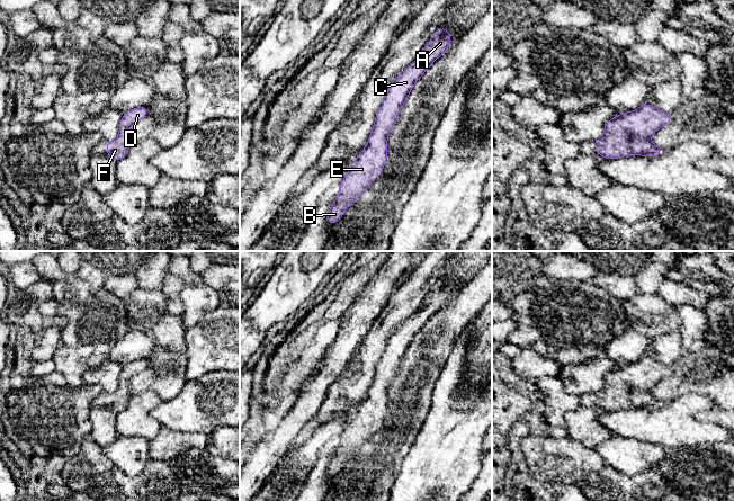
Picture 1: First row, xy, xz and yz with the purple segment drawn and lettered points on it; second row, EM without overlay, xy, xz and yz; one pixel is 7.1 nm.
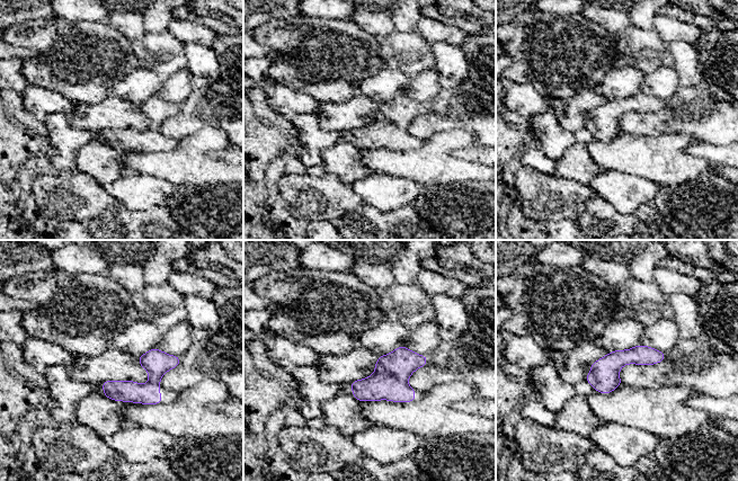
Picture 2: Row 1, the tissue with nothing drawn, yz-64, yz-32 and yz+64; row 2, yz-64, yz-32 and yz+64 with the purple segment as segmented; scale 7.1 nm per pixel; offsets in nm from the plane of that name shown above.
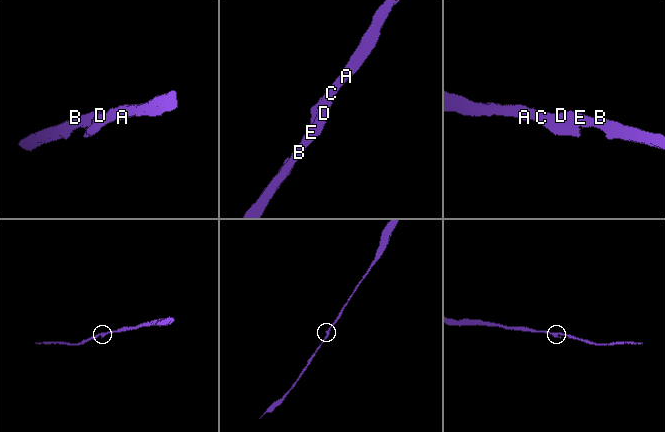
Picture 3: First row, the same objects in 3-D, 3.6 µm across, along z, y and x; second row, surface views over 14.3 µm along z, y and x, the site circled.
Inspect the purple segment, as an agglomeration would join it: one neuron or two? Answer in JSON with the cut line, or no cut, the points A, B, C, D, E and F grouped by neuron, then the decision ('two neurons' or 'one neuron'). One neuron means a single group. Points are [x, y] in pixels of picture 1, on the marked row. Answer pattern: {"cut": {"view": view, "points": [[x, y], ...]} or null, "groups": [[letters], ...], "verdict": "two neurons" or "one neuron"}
{"cut": null, "groups": [["A", "B", "C", "D", "E", "F"]], "verdict": "one neuron"}

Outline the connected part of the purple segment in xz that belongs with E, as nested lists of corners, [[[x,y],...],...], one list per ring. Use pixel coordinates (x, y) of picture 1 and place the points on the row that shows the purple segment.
[[[441,28],[427,43],[420,56],[401,72],[391,83],[383,106],[375,116],[374,128],[367,146],[352,162],[350,170],[339,186],[339,196],[328,215],[328,223],[338,222],[348,206],[378,178],[387,159],[387,138],[394,126],[404,101],[410,95],[414,83],[422,77],[428,68],[441,56],[451,43],[448,30]]]

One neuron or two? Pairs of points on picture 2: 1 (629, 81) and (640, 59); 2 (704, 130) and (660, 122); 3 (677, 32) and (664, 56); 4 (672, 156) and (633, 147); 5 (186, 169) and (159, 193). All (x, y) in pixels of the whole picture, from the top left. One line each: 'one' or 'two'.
1: two
2: one
3: two
4: one
5: two

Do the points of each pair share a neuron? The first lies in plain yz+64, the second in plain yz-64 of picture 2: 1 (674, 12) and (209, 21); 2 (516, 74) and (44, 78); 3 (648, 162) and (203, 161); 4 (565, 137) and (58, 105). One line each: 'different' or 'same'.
1: same
2: same
3: same
4: different

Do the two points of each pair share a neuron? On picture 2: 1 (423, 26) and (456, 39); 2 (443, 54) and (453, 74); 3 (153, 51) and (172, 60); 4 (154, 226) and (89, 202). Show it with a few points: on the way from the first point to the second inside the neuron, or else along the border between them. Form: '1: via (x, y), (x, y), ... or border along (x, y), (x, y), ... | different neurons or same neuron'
1: via (430, 29), (448, 34) | same neuron
2: via (447, 59), (451, 62), (452, 70) | same neuron
3: via (158, 52), (168, 56) | same neuron
4: border along (119, 204), (107, 207), (97, 216), (83, 223) | different neurons

